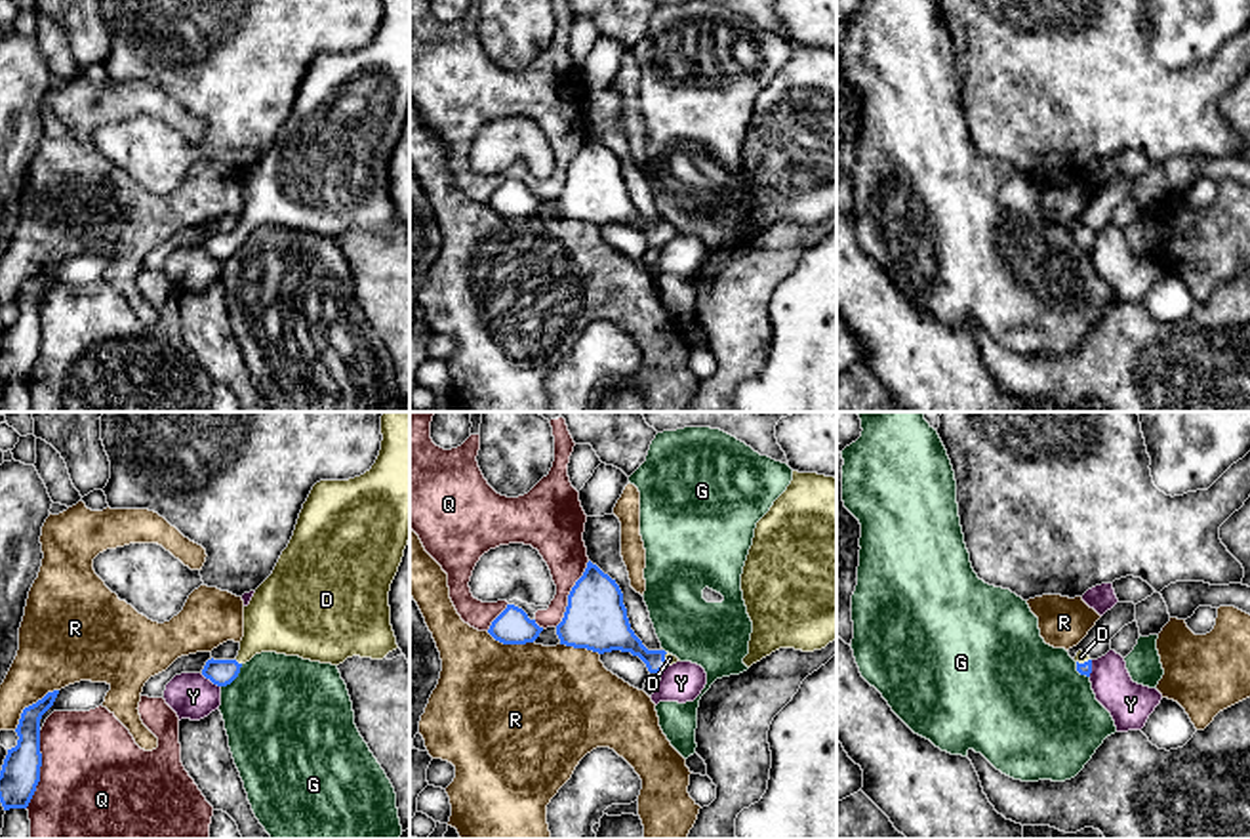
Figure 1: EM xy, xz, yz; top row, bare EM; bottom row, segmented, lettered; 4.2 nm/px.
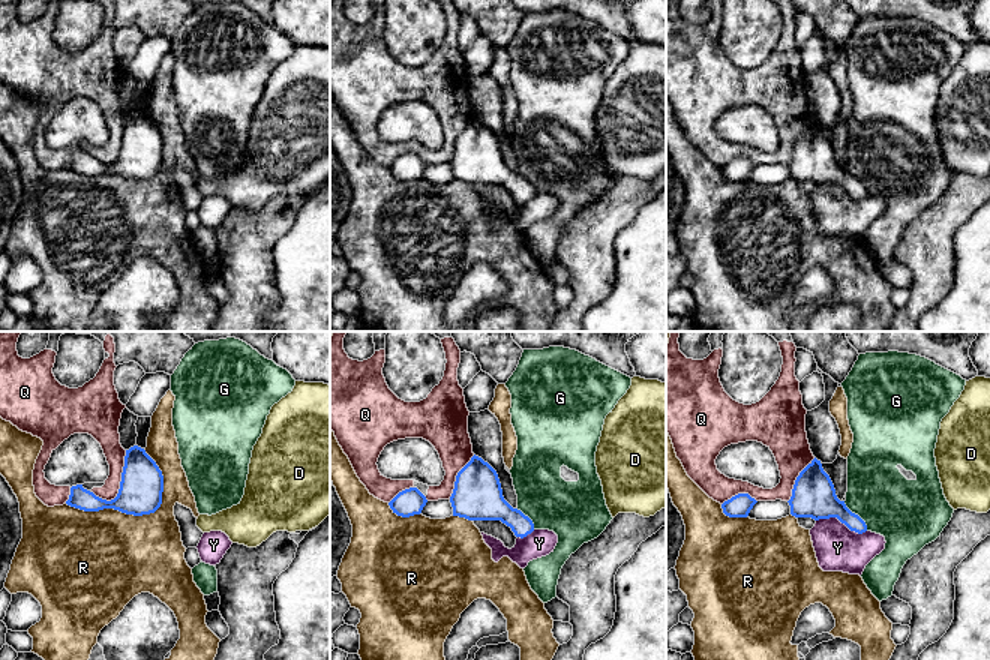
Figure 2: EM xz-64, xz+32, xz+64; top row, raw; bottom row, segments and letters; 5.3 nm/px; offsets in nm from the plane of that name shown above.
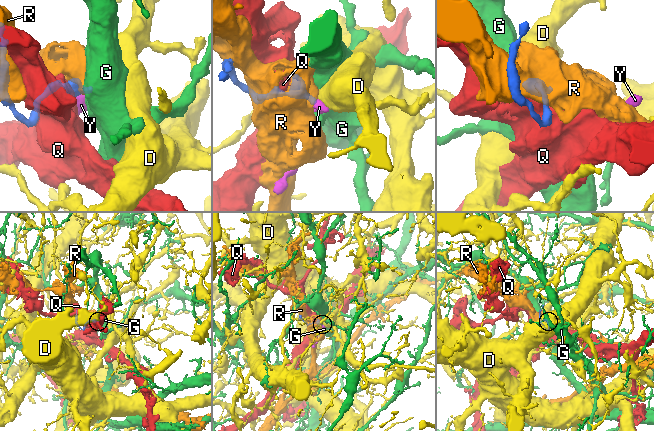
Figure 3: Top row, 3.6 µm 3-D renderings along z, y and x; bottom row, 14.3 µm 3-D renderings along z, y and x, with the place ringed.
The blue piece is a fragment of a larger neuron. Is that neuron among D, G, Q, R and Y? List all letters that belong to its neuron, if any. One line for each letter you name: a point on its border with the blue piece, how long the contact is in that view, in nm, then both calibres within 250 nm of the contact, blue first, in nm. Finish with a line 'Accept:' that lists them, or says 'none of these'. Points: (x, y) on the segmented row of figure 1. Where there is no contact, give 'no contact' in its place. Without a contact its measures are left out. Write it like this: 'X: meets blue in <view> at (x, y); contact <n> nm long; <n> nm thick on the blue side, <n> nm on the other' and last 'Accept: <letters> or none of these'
D: meets blue in xy at (237, 662); contact 40 nm long; 110 nm thick on the blue side, 280 nm on the other
Accept: D

